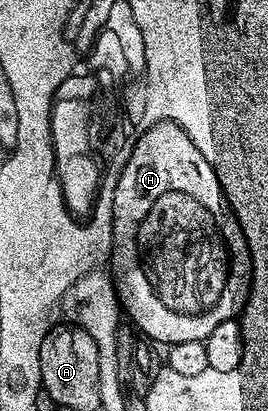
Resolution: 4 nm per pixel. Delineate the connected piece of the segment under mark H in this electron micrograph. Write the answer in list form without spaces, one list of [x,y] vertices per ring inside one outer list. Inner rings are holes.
[[[157,123],[139,134],[136,145],[120,173],[116,193],[112,197],[112,241],[114,242],[112,278],[121,310],[124,312],[125,318],[127,315],[131,319],[129,322],[155,344],[169,345],[180,341],[205,341],[208,333],[212,333],[212,329],[216,329],[216,325],[241,316],[242,308],[246,306],[246,299],[250,295],[250,250],[238,224],[238,218],[230,208],[224,189],[216,177],[214,167],[204,157],[204,153],[200,153],[200,149],[196,149],[192,137],[188,137],[188,133],[184,133],[184,129],[180,129],[180,125]]]

